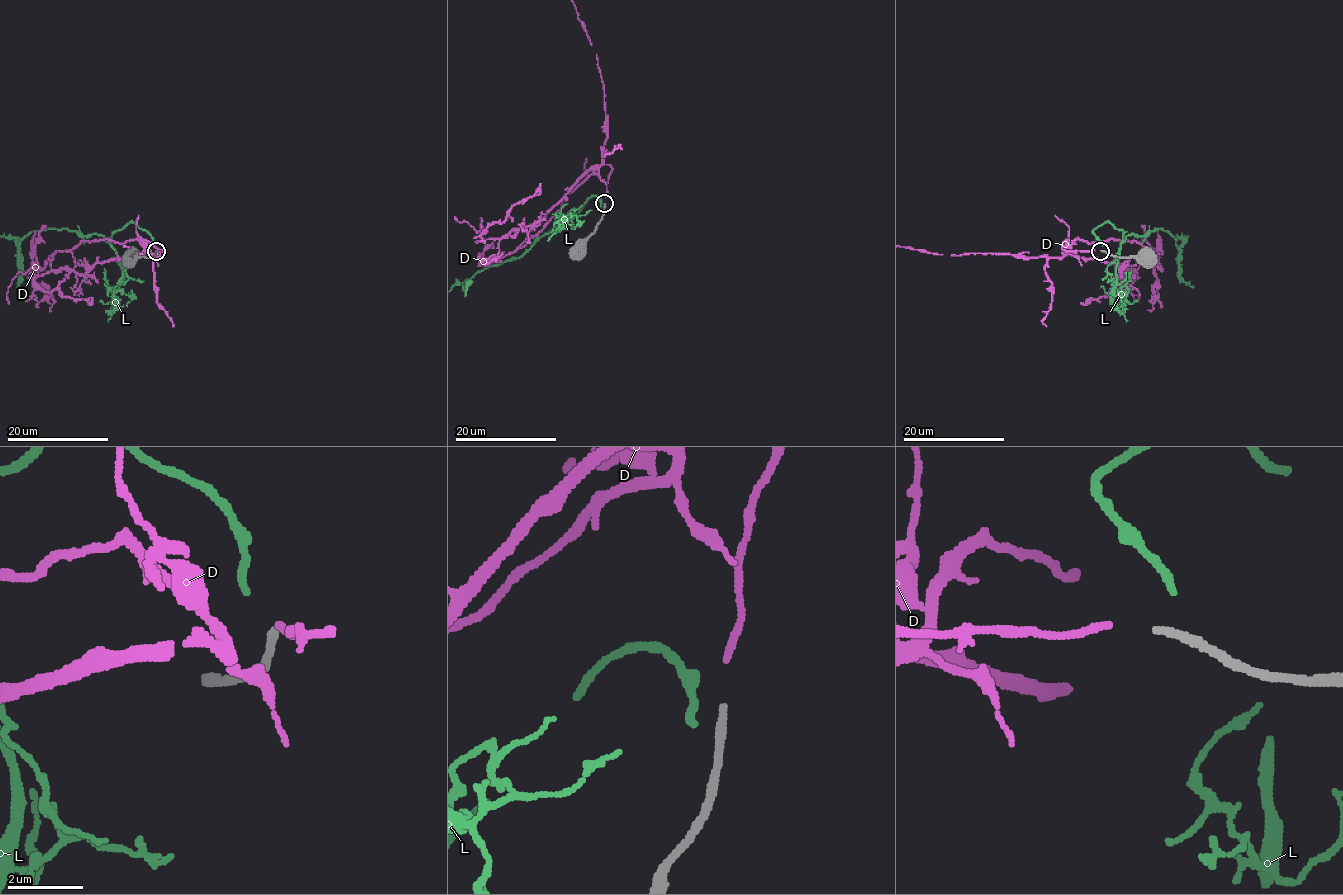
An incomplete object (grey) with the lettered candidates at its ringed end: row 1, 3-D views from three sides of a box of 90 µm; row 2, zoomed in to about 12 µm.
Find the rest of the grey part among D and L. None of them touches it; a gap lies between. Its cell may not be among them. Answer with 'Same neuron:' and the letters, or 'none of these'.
Same neuron: none of these

